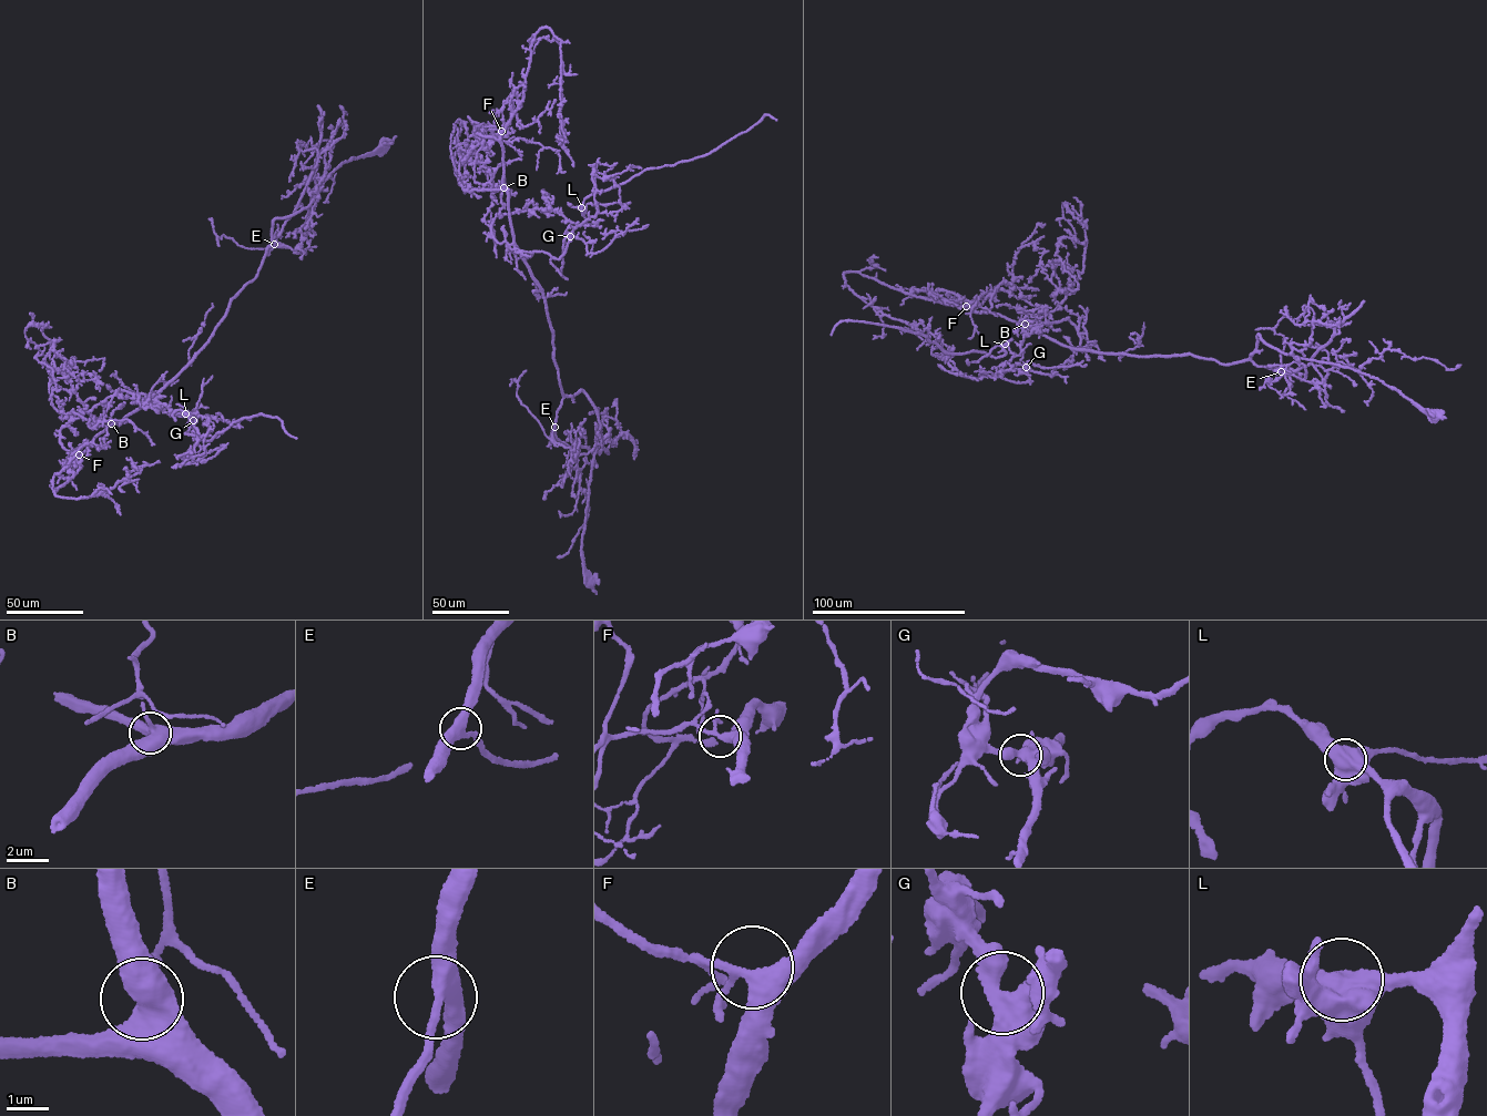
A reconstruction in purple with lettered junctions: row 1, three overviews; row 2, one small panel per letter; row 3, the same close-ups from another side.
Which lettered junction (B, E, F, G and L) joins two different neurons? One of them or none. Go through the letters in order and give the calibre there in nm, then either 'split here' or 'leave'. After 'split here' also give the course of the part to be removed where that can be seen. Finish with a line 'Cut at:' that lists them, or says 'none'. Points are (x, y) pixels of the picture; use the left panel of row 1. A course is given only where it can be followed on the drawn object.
B: 480 nm thick; leave
E: 400 nm thick; leave
F: 340 nm thick; leave
G: 440 nm thick; leave
L: 600 nm thick; split here; foreign part runs (185, 413), (192, 419), (185, 433), (205, 440), (244, 418), (260, 415), (276, 417), (285, 431), (297, 438)
Cut at: L

